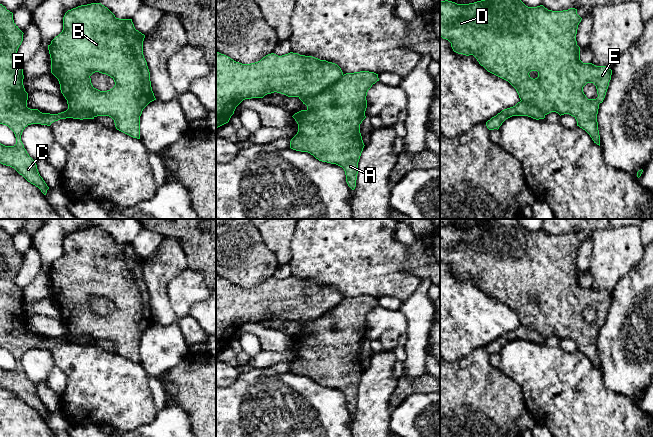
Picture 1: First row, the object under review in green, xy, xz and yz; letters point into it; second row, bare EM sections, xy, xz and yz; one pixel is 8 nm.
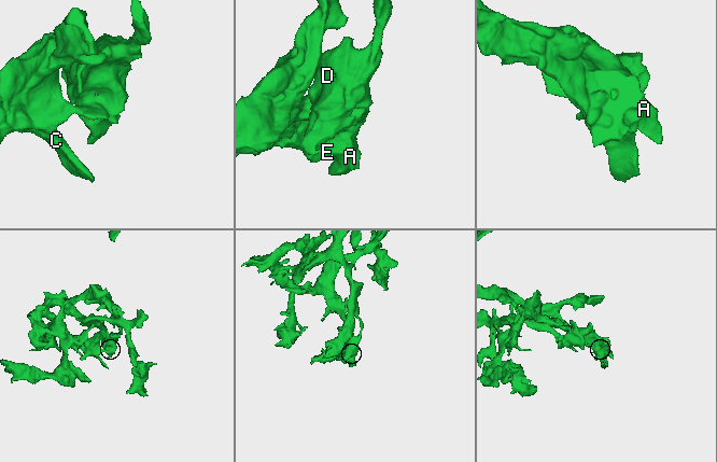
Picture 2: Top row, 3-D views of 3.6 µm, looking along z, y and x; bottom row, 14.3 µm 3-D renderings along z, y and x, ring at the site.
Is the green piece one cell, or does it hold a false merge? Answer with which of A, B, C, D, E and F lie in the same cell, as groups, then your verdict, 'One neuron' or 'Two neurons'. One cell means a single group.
Groups: A B D E / C F. Two neurons

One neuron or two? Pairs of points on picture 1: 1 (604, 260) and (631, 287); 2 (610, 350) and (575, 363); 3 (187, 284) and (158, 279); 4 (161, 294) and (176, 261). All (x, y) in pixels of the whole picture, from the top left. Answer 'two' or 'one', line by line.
1: two
2: two
3: two
4: one

